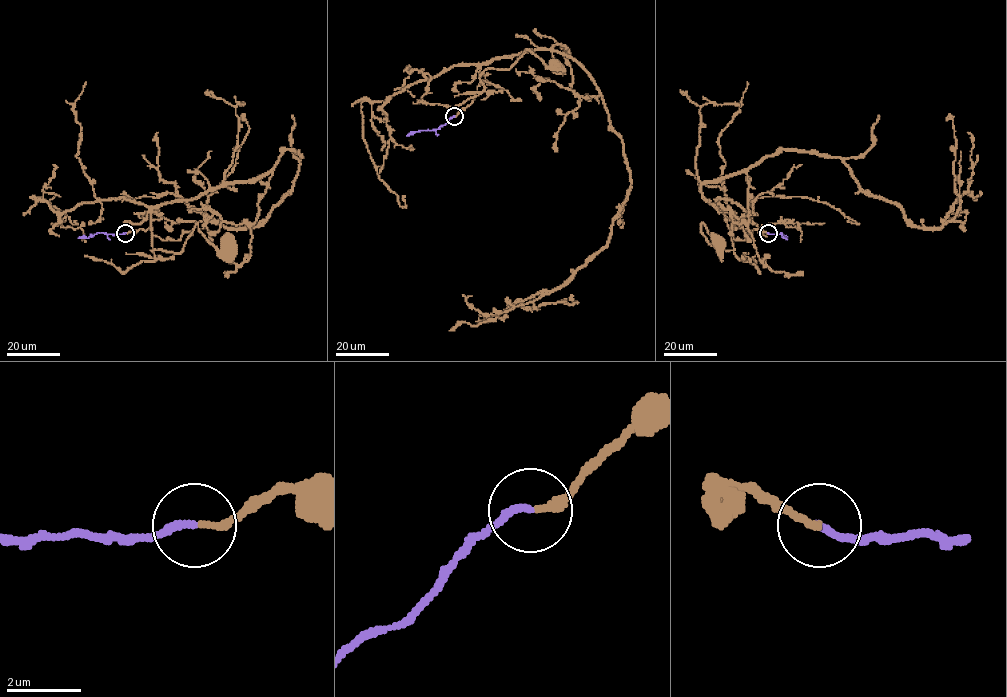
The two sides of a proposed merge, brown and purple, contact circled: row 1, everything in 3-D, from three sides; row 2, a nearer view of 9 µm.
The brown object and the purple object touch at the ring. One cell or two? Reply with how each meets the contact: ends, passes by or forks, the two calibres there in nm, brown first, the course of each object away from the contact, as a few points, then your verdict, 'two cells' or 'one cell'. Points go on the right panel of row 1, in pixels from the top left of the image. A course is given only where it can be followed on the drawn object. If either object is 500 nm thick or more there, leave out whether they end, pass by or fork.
brown ends there; purple ends there; 190 nm thick on the brown side, 200 nm on the other; brown runs (768, 233), (731, 229), (733, 249), (720, 253), (702, 223), (702, 235), (717, 251), (717, 243); purple runs (768, 233), (781, 233), (787, 237); one cell

